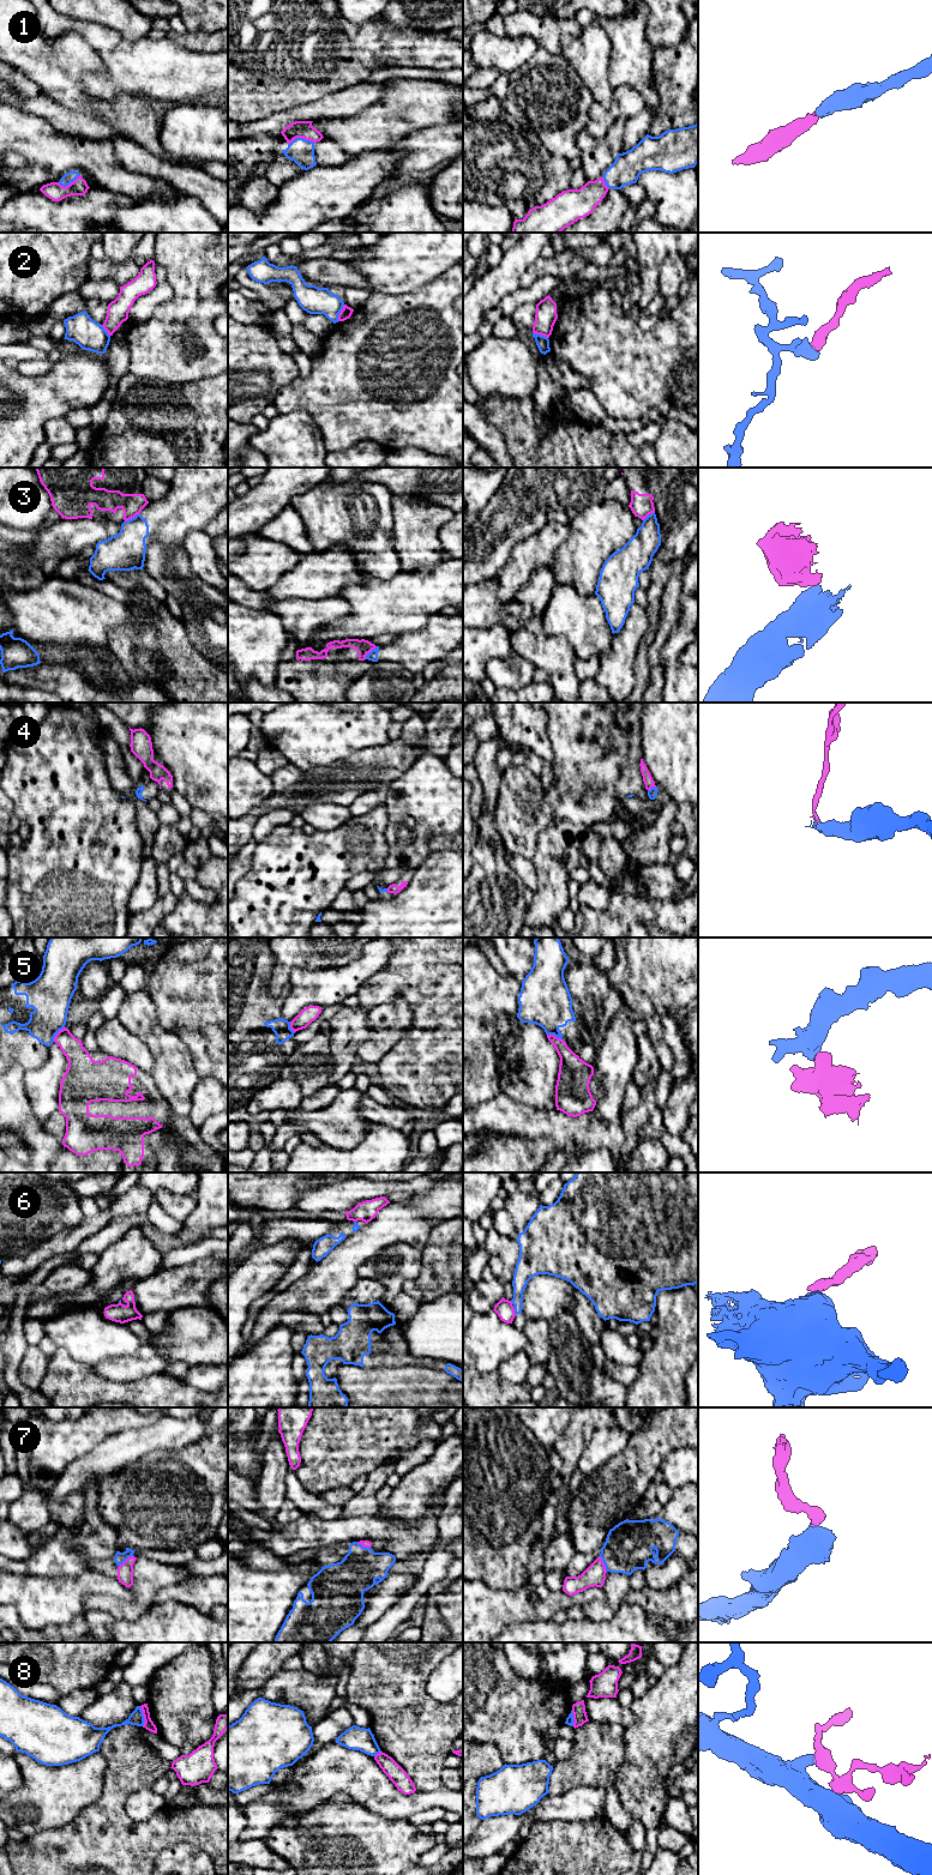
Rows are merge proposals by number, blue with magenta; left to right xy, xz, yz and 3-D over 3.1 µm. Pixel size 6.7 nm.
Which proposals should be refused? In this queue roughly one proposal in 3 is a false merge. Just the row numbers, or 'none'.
2, 3, 4, 5, 8

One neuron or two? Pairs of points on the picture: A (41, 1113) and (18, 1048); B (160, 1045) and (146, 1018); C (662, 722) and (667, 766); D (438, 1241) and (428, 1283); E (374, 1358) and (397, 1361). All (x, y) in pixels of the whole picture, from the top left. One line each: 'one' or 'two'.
A: two
B: one
C: one
D: one
E: one

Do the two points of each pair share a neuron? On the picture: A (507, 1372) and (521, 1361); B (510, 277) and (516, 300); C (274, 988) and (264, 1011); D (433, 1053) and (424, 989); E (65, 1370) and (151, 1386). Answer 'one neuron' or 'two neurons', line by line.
A: one neuron
B: two neurons
C: two neurons
D: one neuron
E: one neuron

